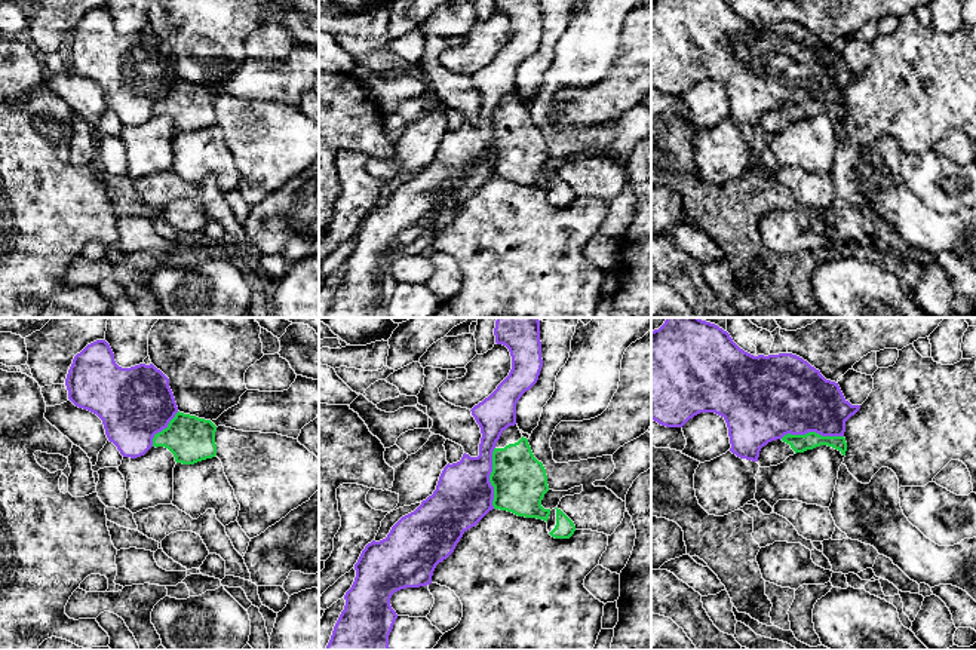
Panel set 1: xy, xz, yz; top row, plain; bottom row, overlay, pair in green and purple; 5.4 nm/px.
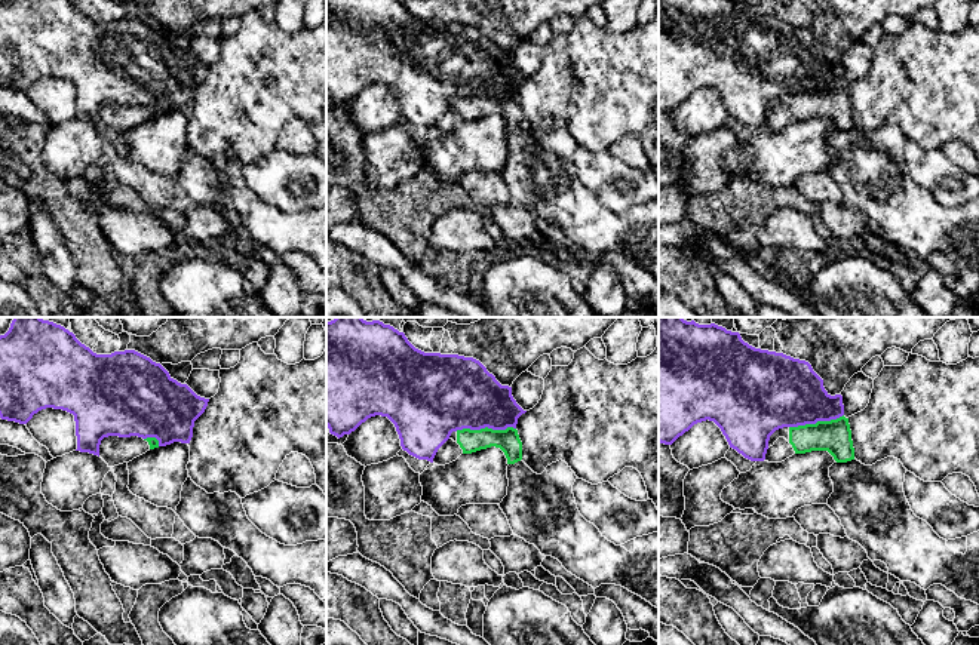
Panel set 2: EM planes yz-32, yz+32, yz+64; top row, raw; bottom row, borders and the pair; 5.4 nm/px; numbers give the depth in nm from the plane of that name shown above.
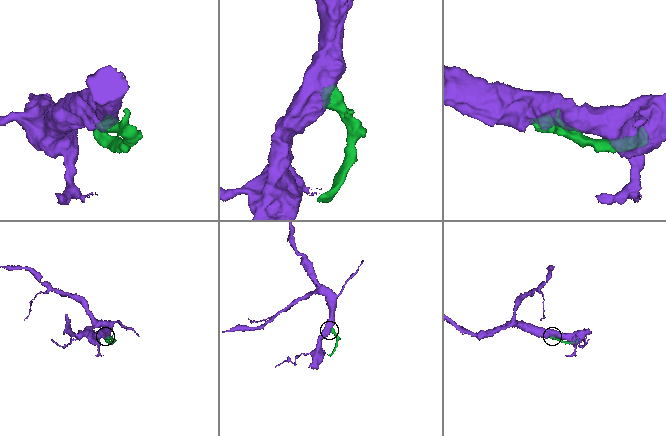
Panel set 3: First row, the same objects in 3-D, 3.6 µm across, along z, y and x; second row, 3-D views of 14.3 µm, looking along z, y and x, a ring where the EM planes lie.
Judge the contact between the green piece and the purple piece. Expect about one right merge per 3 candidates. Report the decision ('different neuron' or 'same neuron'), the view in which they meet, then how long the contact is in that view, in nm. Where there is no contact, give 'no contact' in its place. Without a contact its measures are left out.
different neuron; meets green in yz; contact 340 nm long

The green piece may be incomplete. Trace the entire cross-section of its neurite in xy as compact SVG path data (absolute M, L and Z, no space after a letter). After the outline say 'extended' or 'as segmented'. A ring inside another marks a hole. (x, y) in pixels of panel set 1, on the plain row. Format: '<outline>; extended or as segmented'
M178 79L168 95L154 102L153 114L168 116L177 131L194 132L217 123L215 99L211 88Z; as segmented

